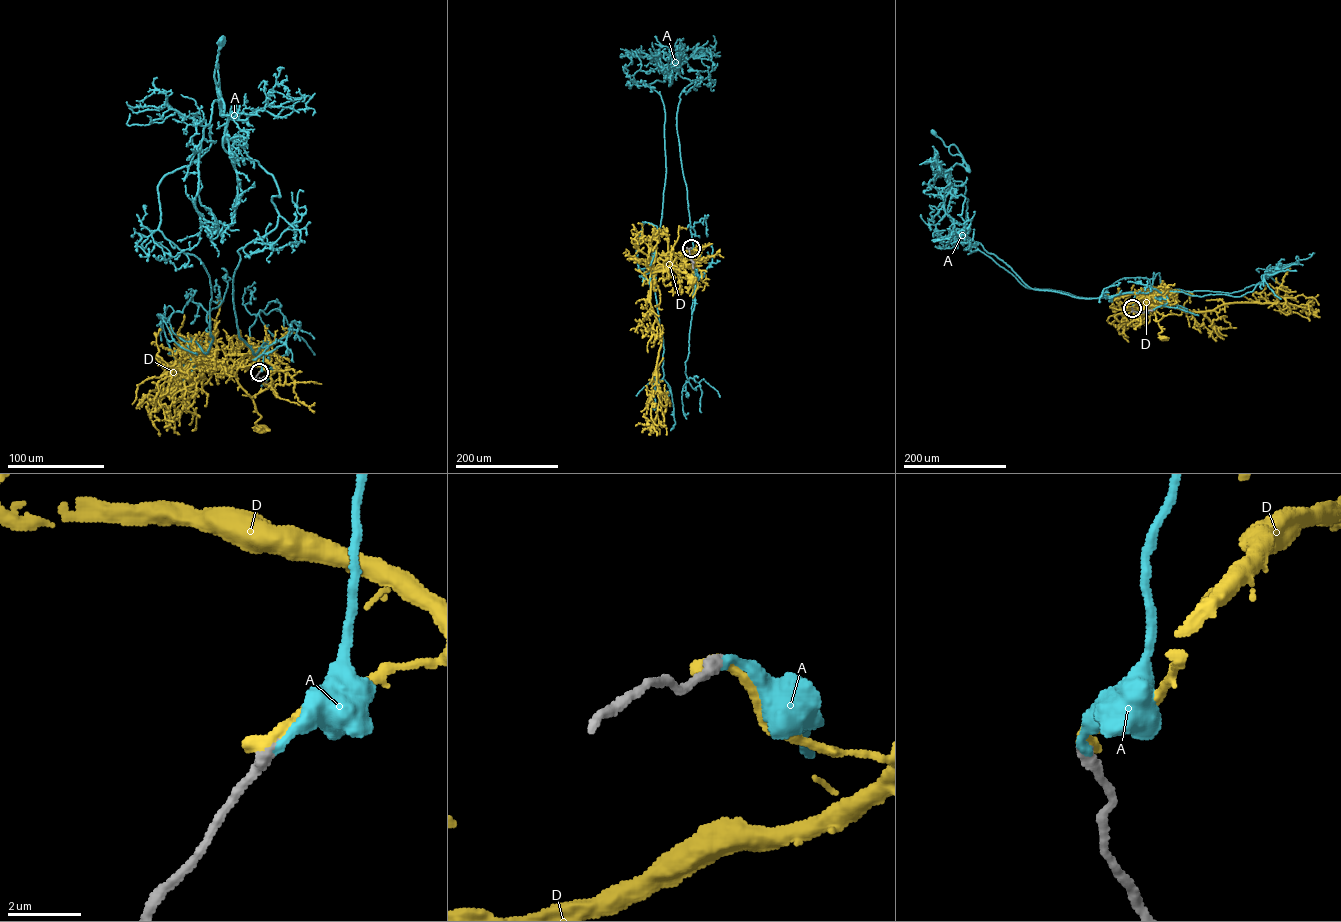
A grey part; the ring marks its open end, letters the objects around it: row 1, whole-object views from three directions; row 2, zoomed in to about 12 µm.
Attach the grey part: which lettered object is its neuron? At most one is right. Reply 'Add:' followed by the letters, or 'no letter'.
Add: A

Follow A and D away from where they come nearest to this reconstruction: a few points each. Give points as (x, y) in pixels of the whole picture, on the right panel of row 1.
A: (1132, 308), (1135, 293), (1031, 288), (968, 237), (965, 198), (939, 171), (967, 167), (934, 133)
D: (1132, 308), (1142, 299), (1149, 299), (1162, 331), (1158, 334), (1163, 337)

